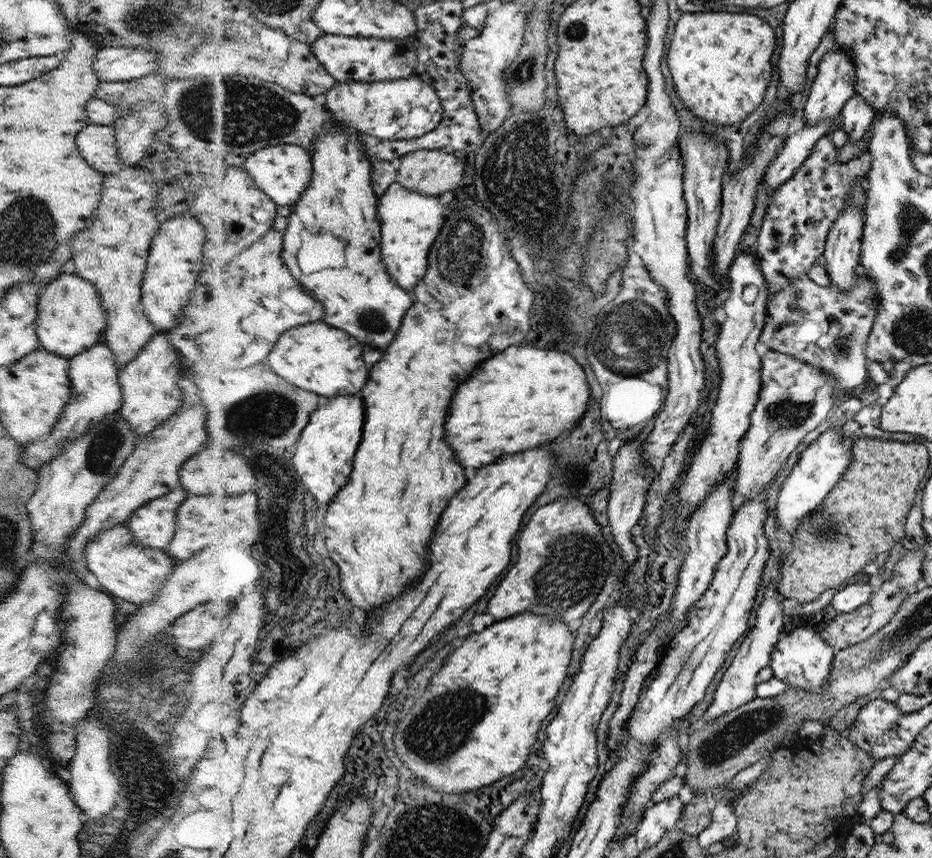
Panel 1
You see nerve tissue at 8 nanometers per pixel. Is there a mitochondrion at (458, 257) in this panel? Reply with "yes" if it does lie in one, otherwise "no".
yes

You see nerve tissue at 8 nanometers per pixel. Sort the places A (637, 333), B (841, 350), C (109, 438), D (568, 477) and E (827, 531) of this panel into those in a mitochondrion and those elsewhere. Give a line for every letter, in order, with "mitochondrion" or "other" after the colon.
A: mitochondrion
B: mitochondrion
C: mitochondrion
D: mitochondrion
E: mitochondrion

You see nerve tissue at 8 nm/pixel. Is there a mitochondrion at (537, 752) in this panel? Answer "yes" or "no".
no

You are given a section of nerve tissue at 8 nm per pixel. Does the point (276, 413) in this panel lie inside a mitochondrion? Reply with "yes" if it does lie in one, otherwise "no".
yes

